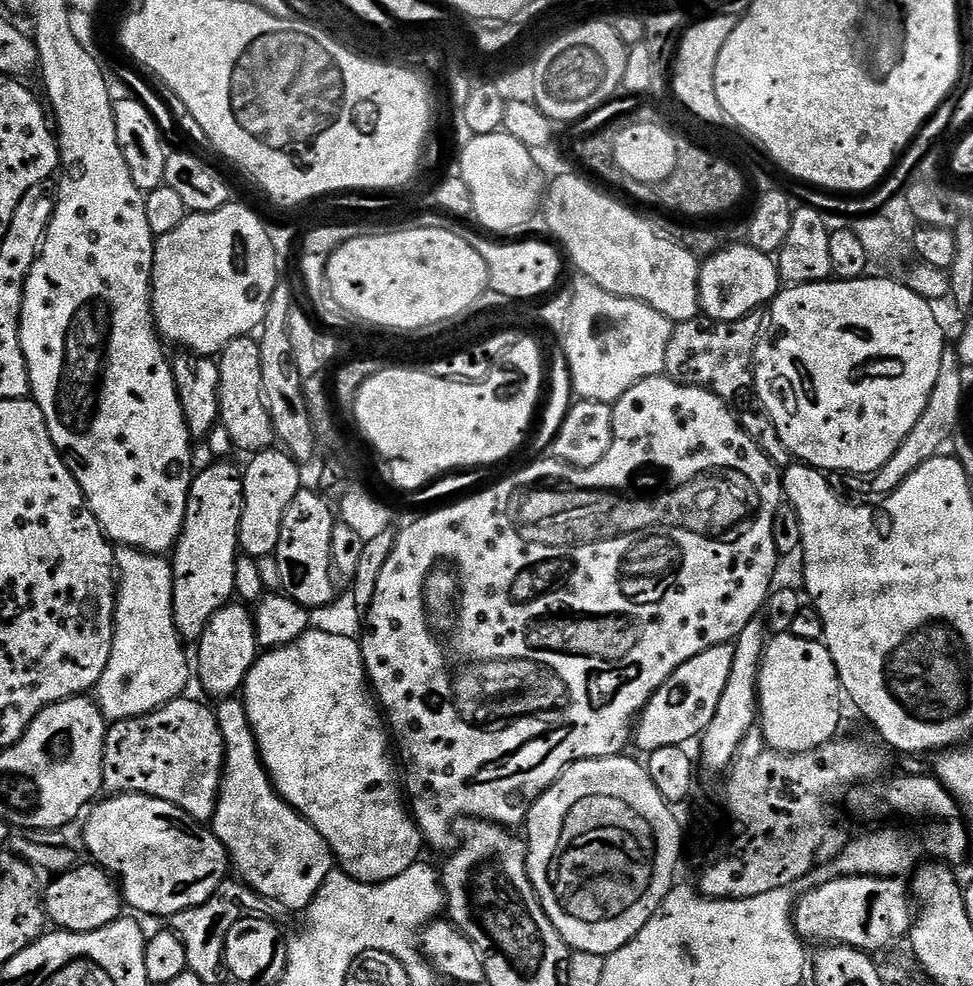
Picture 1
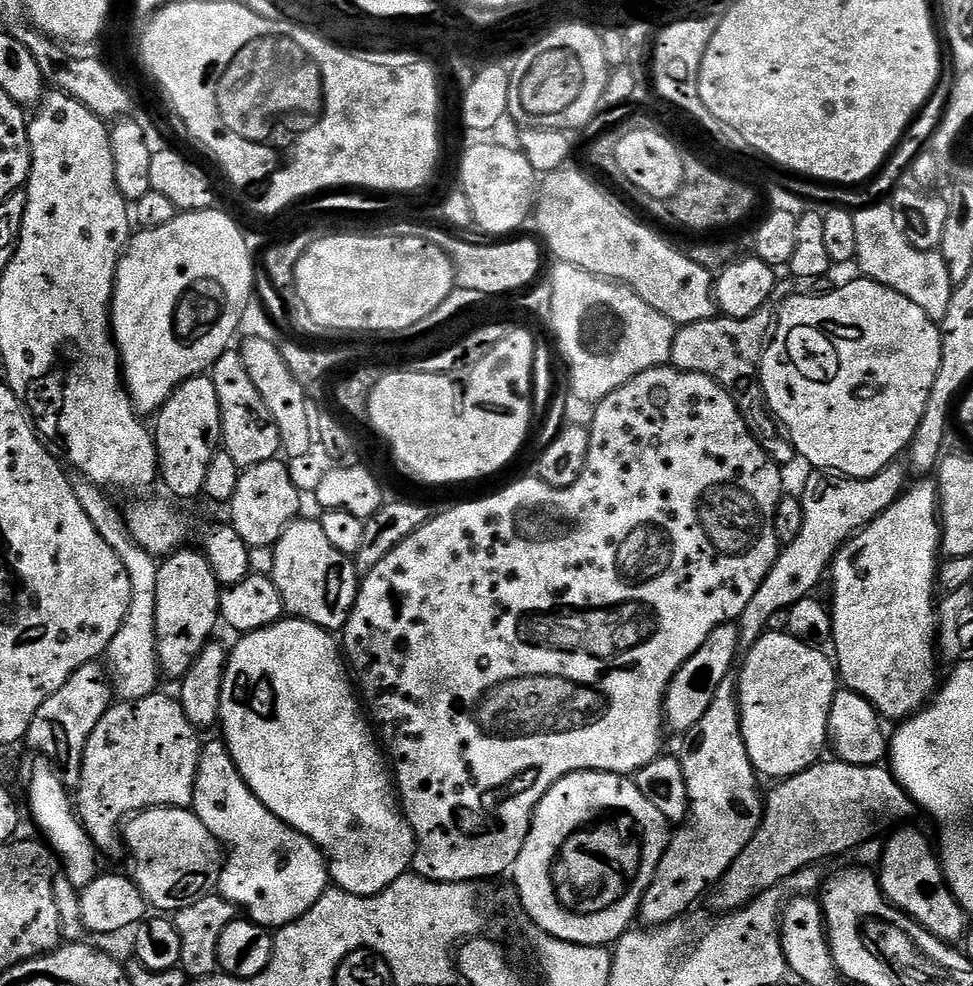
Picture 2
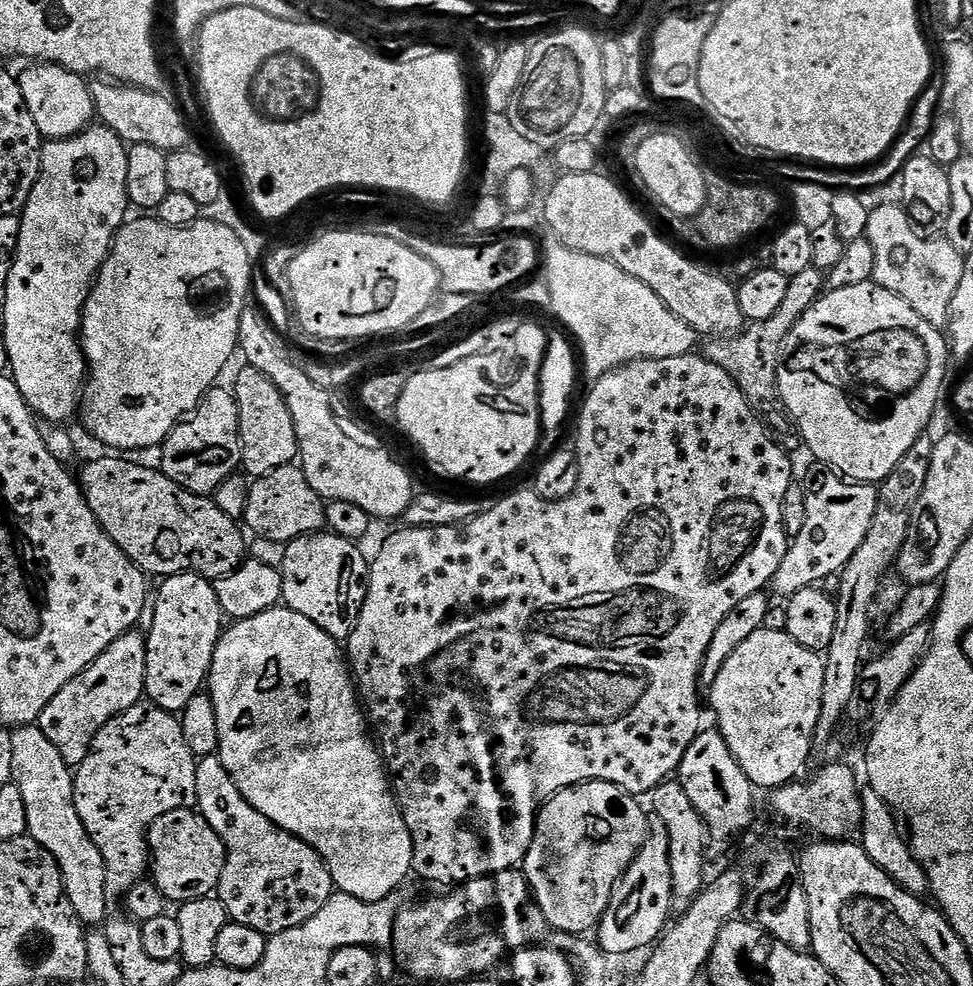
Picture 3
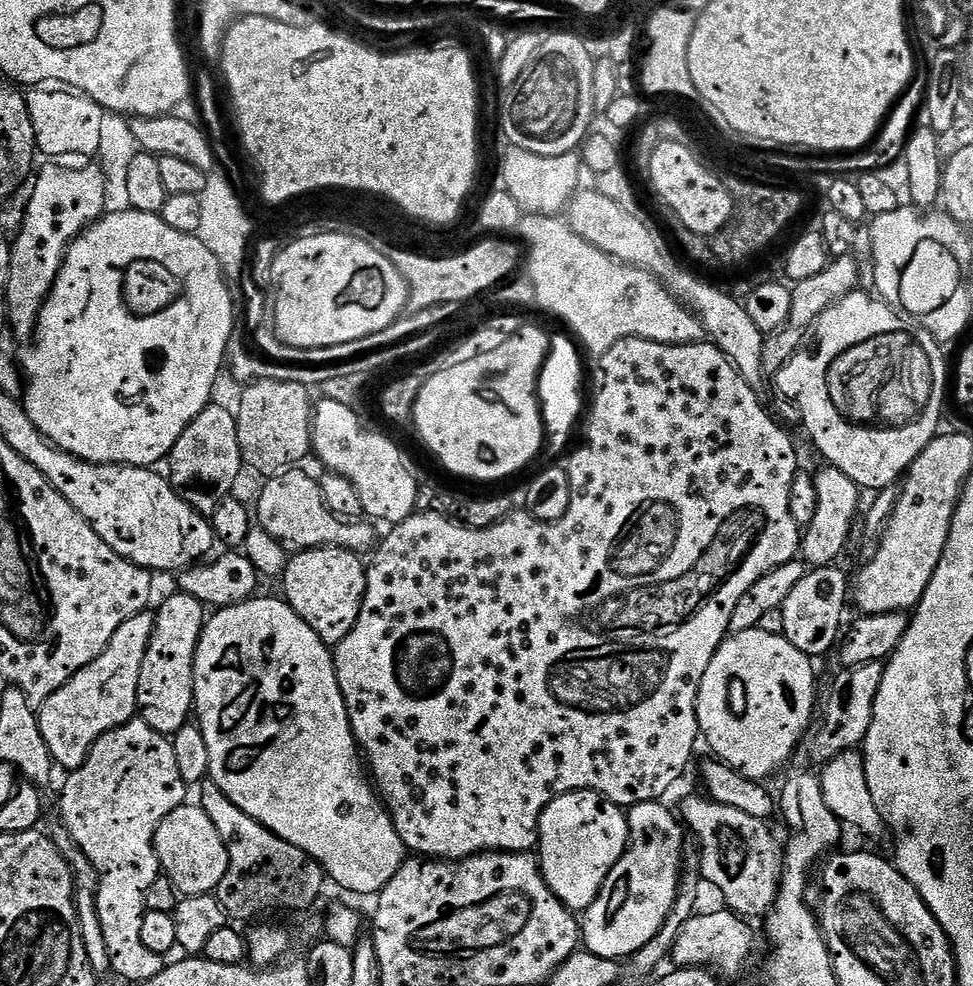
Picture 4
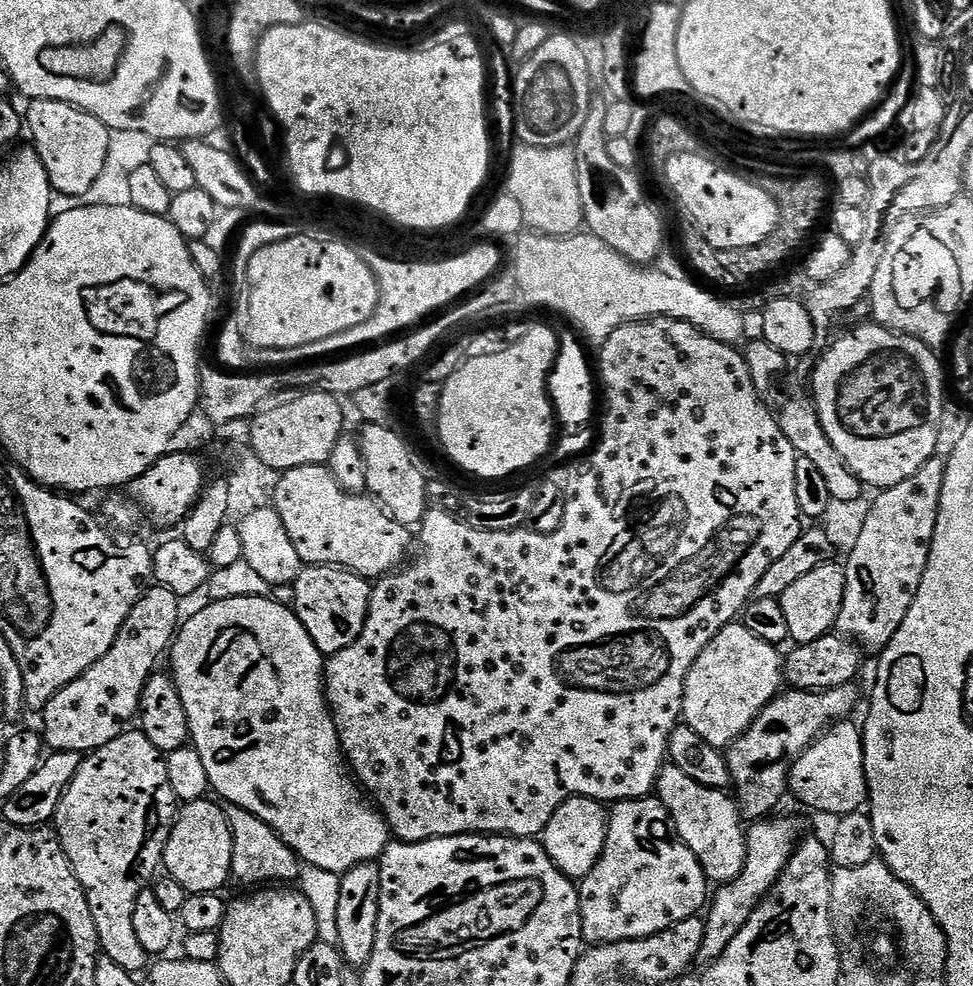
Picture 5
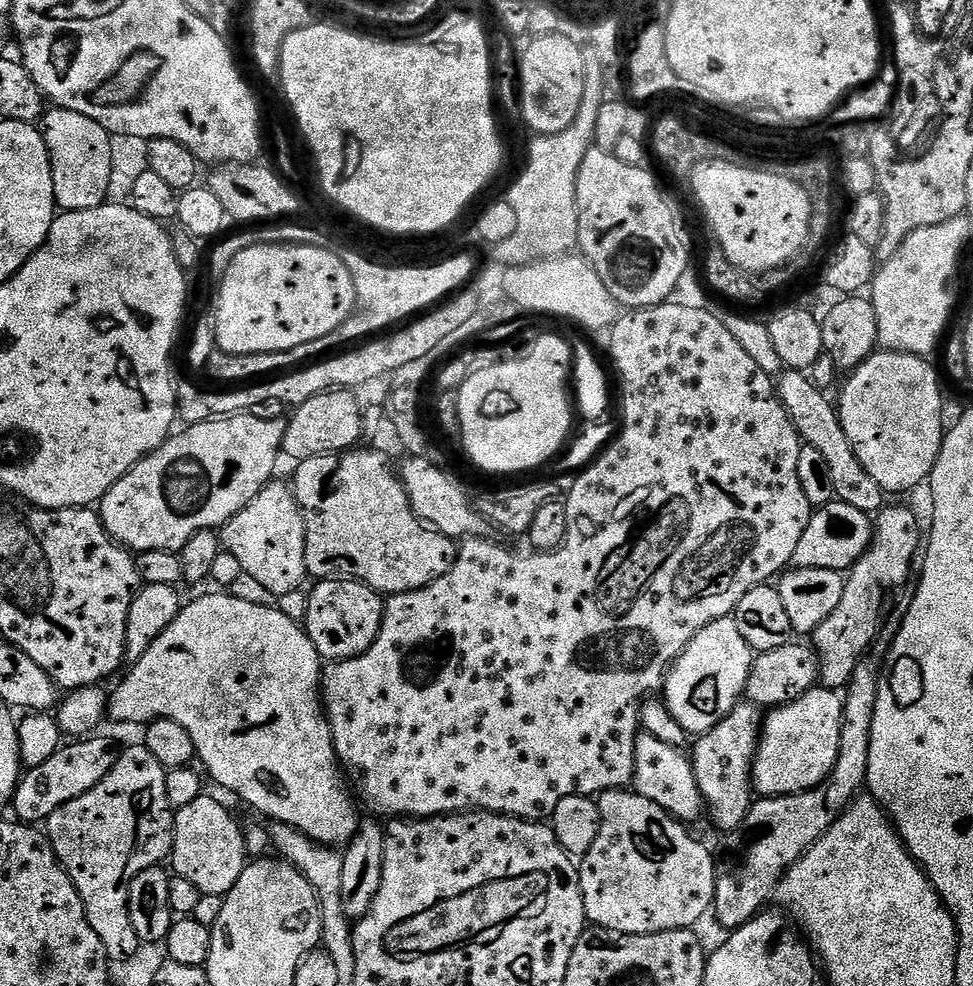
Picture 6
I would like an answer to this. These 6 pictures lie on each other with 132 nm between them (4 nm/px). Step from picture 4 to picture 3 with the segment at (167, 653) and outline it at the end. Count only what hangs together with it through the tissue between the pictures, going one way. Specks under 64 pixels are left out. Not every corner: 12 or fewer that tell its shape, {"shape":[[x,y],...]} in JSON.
{"shape":[[179,572],[155,589],[147,703],[183,713],[226,627],[216,585]]}

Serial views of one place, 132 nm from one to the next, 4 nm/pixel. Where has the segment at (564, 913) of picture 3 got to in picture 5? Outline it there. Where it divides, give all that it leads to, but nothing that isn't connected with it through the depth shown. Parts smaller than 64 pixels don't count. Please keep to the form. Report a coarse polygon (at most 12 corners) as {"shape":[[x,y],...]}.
{"shape":[[571,796],[542,843],[574,882],[588,876],[608,837],[605,805]]}

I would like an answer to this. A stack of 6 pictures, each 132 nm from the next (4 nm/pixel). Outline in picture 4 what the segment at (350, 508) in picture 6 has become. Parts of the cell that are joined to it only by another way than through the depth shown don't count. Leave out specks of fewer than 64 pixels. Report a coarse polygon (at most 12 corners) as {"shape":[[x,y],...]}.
{"shape":[[271,477],[254,516],[289,553],[371,549],[328,508],[317,477]]}

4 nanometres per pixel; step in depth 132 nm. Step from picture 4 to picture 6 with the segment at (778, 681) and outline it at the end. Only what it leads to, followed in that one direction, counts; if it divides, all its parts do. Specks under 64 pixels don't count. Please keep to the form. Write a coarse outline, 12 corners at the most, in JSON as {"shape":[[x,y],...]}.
{"shape":[[707,624],[668,669],[662,701],[688,734],[741,703],[754,649]]}

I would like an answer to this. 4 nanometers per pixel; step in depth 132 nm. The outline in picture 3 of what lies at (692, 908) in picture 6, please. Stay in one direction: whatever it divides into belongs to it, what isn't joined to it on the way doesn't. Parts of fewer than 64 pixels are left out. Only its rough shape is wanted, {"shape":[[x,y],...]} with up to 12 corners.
{"shape":[[653,819],[598,925],[609,957],[669,927],[666,826]]}

